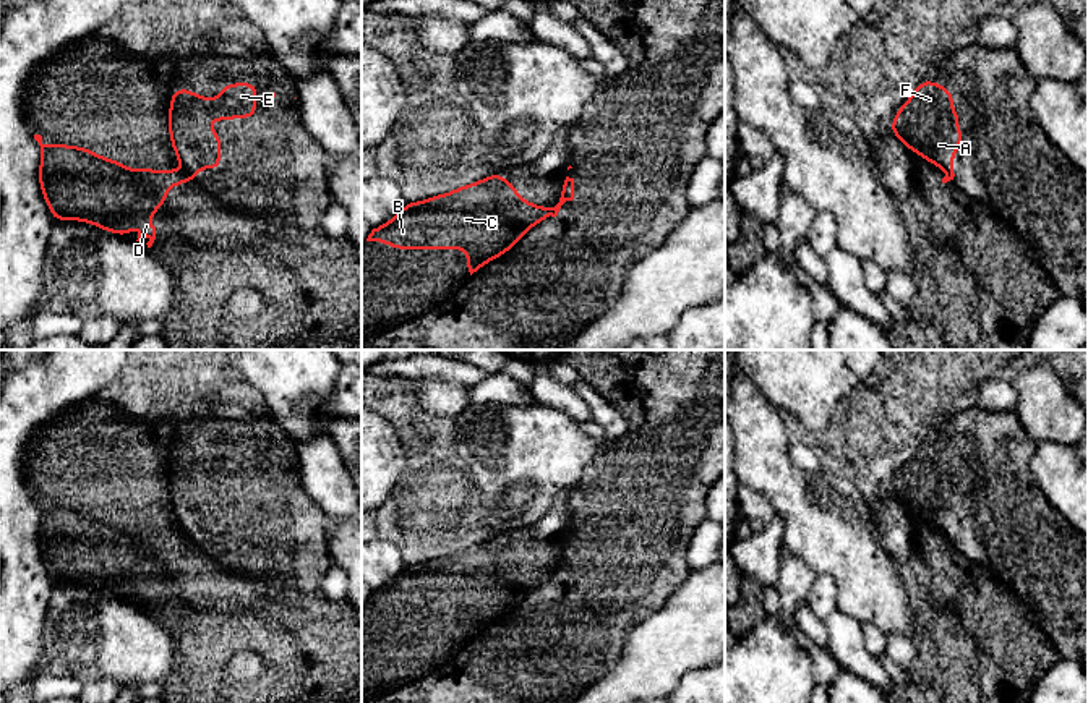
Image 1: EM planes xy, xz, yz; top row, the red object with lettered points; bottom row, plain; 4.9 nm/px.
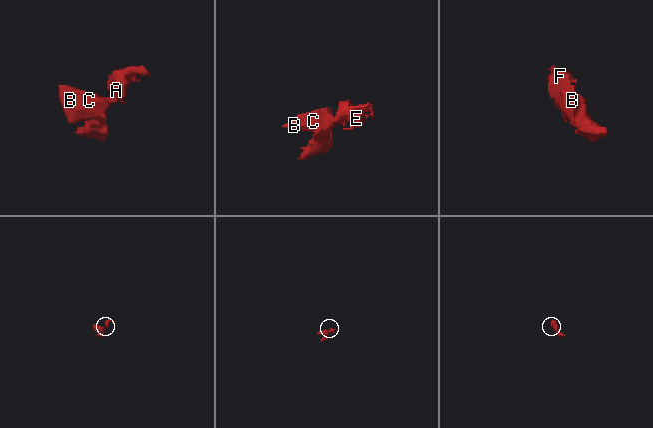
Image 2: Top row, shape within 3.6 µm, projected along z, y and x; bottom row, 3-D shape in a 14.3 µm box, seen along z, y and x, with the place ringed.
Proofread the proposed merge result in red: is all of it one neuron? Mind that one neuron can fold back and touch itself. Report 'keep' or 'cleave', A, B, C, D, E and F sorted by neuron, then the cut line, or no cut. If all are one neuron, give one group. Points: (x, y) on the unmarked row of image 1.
cleave | A E F / B C D | xy (185, 536), (193, 543)

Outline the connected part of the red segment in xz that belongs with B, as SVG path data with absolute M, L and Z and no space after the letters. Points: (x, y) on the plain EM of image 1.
M493 536L425 564L405 565L391 583L373 591L366 604L389 606L392 612L465 612L472 638L506 617L532 590L550 580L551 572L530 567L514 546Z

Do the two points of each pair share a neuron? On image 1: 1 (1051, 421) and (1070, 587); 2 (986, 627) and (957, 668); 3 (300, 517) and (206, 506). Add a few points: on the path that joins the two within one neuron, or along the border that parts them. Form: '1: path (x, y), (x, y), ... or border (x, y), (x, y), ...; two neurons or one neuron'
1: border (1032, 439), (1036, 444); two neurons
2: path (976, 637), (975, 650), (967, 658); one neuron
3: path (278, 517), (250, 517), (237, 506), (229, 506); one neuron

